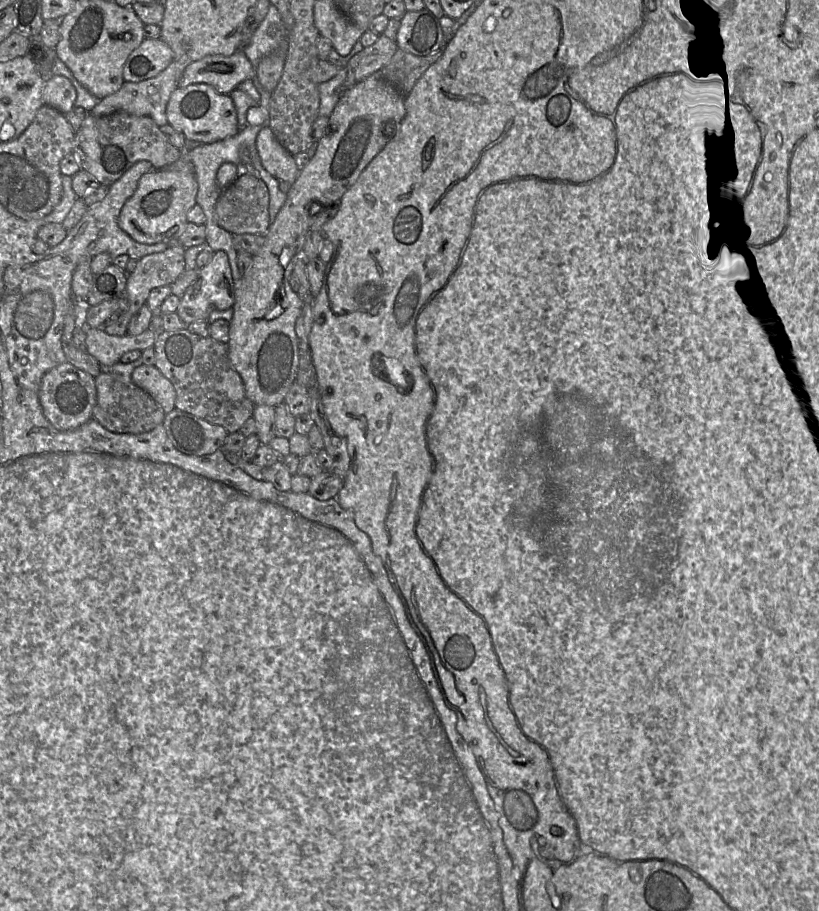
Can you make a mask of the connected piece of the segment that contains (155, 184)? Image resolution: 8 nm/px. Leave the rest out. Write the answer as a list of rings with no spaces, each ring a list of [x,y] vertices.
[[[154,170],[144,174],[134,195],[124,204],[118,218],[119,227],[143,244],[168,242],[185,229],[188,212],[197,204],[198,183],[193,173]]]

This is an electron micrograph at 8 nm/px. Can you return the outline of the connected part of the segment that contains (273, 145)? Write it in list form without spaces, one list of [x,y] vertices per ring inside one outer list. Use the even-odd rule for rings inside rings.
[[[269,127],[259,131],[256,138],[256,148],[262,166],[278,181],[291,185],[296,181],[299,170],[294,155],[290,154],[277,140]]]

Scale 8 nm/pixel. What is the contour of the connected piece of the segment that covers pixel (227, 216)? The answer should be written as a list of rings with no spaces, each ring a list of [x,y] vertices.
[[[251,174],[239,176],[219,196],[216,206],[217,224],[227,232],[234,234],[264,235],[270,227],[269,217],[269,191],[266,184]]]

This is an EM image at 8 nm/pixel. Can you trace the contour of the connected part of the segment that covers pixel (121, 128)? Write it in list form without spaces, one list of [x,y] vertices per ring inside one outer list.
[[[118,111],[103,117],[88,113],[75,133],[73,153],[81,170],[94,176],[101,185],[111,186],[139,161],[145,160],[155,169],[163,169],[179,160],[183,151],[171,144],[150,117]]]

